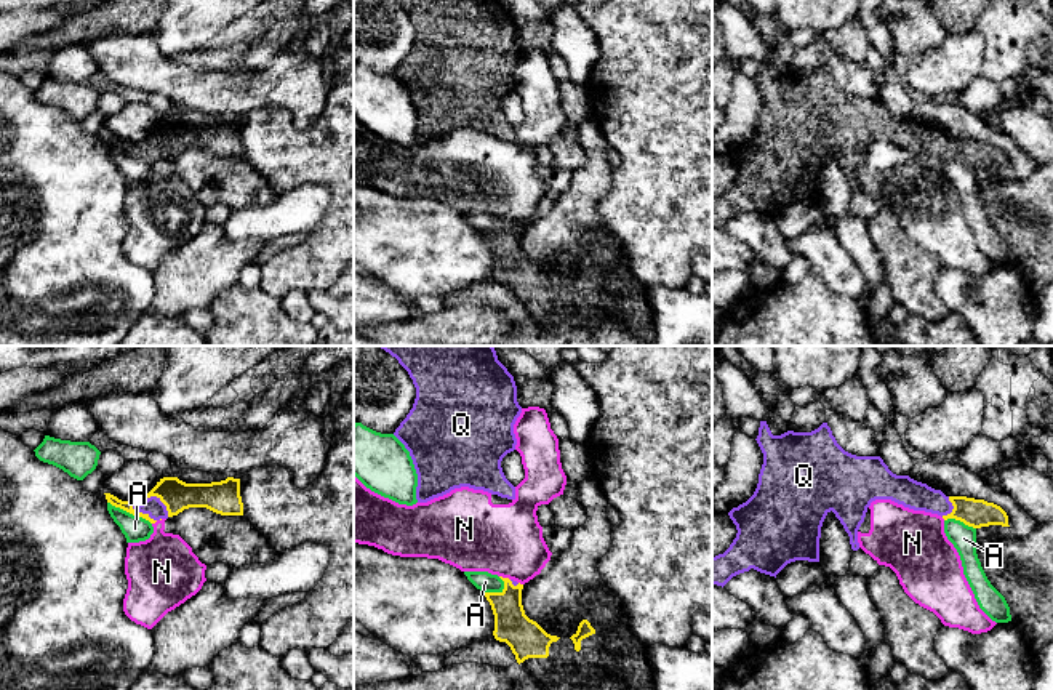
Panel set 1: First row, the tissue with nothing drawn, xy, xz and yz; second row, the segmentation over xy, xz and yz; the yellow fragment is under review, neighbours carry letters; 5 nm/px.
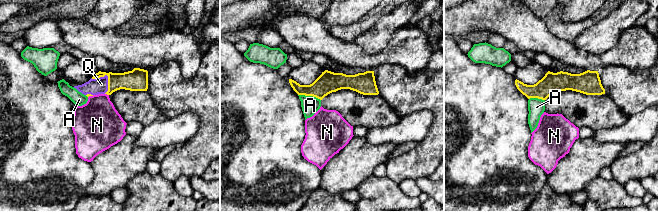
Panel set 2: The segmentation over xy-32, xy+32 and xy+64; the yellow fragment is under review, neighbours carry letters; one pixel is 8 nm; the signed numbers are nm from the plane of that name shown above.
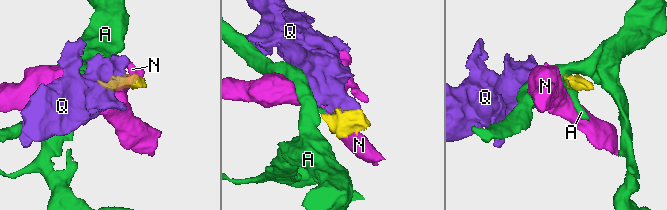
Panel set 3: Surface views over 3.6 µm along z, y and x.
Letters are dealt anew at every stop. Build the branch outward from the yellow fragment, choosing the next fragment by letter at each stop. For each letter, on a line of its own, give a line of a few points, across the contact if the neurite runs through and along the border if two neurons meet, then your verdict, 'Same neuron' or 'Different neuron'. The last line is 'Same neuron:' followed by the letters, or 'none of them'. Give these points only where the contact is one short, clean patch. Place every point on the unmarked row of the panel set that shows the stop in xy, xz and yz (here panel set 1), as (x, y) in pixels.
A: Line: xy (108, 143), (144, 159), (151, 165). Different neuron
N: Line: xz (500, 216), (509, 221). Different neuron
Q: Same neuron
Same neuron: Q

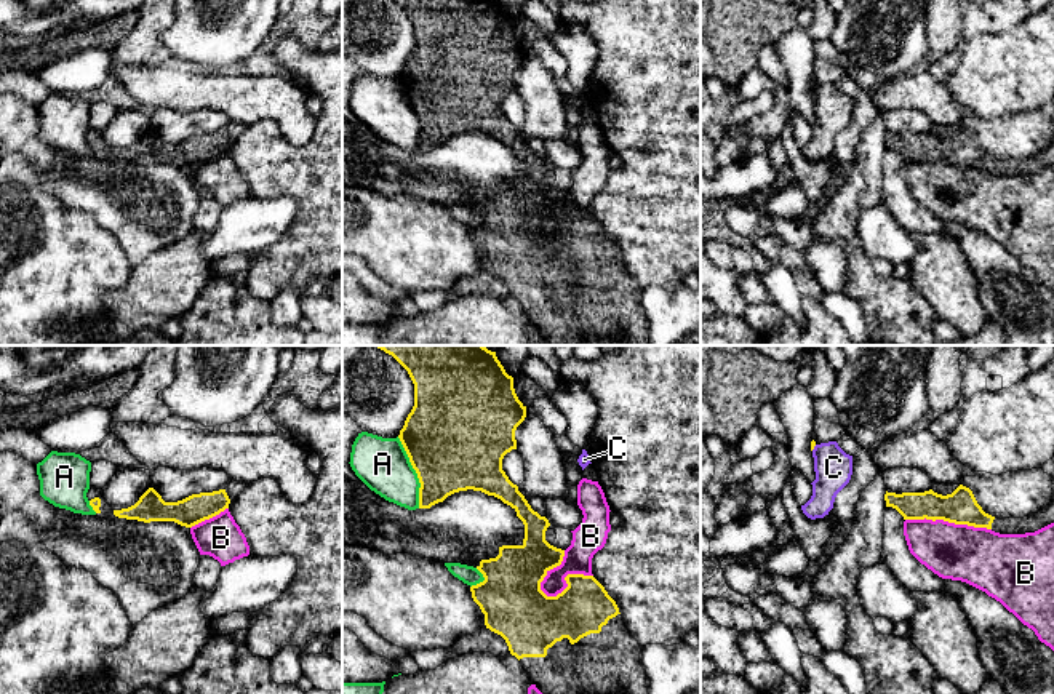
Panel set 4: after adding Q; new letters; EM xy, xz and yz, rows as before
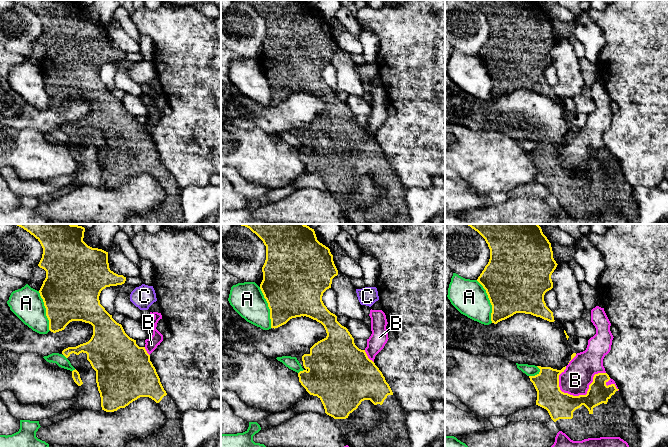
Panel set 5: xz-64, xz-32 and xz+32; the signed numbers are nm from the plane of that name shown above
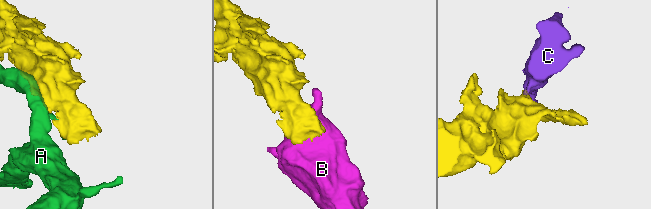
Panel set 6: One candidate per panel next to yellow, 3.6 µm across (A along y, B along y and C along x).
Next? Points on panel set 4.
A: Different neuron
B: Different neuron
C: Line: yz (816, 87), (811, 91). Different neuron
Same neuron: none of them

